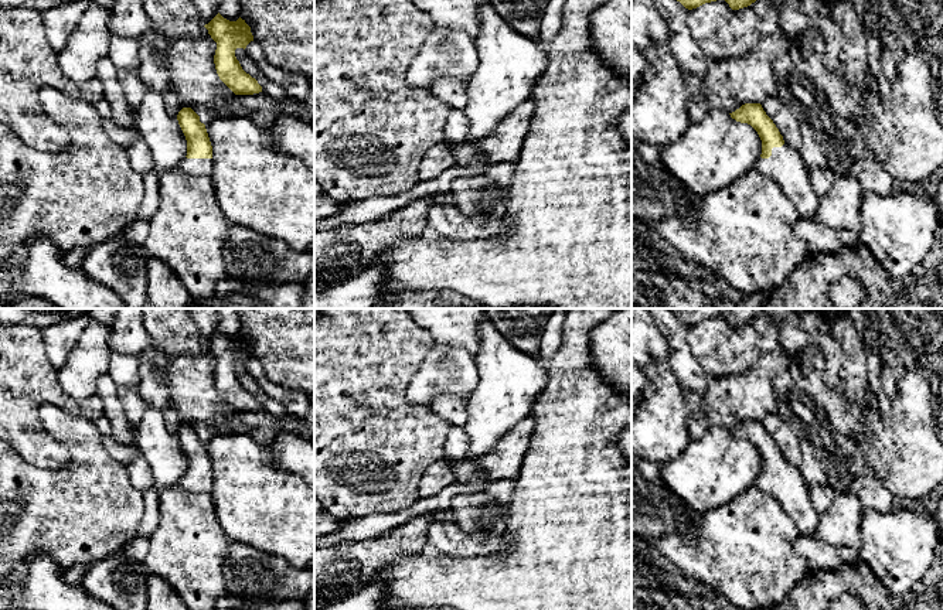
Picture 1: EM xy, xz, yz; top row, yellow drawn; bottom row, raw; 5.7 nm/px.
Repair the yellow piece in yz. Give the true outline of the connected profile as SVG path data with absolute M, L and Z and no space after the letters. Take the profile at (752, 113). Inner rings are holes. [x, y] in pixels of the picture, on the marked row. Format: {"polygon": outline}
{"polygon": "M745 103L729 115L736 122L750 125L762 140L762 154L753 168L780 185L794 202L801 218L816 219L820 197L811 187L810 168L803 161L800 151L784 143L762 105Z"}

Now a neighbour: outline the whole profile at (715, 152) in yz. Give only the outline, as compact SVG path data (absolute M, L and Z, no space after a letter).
M714 109L698 123L690 123L684 136L660 149L661 163L688 191L705 197L731 185L755 167L762 154L762 140L748 123L736 122L725 110Z

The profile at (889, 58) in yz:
M884 50L881 55L882 69L891 84L898 79L896 64L906 55L905 51Z

